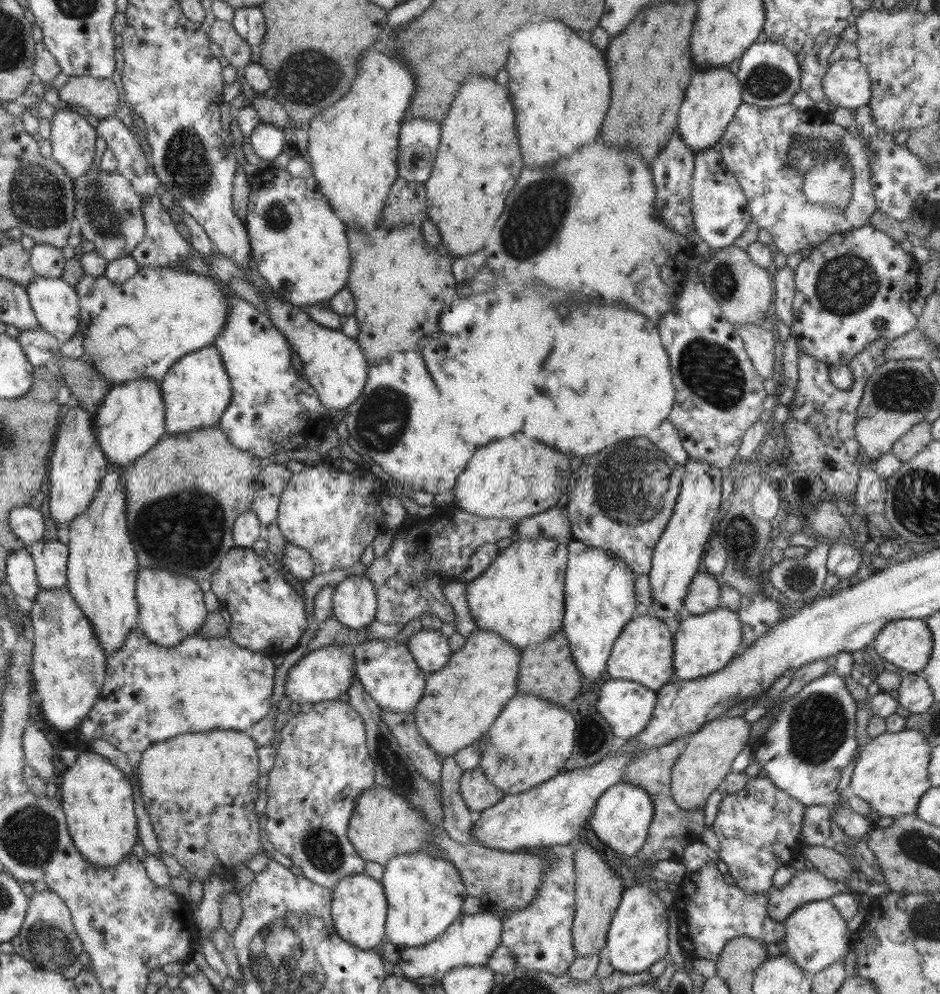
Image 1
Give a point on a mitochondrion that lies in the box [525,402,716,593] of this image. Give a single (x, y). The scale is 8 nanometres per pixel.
(633, 482)

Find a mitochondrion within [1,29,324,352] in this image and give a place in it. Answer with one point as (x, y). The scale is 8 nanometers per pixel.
(36, 199)

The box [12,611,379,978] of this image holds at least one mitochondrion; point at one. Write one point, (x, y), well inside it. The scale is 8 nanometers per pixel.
(45, 942)

